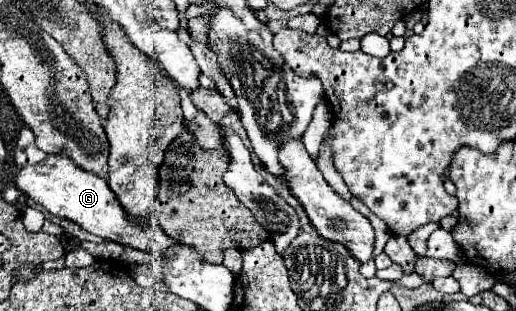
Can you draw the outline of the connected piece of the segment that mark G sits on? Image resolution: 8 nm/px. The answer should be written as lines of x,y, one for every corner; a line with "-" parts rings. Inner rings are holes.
48,154
46,160
34,166
20,168
16,174
16,186
24,194
28,194
40,208
46,208
52,216
76,222
82,230
96,234
104,240
112,240
122,246
146,252
164,252
166,248
170,248
170,244
174,244
174,240
170,240
158,224
146,224
146,228
130,224
130,220
126,220
126,212
122,212
118,198
110,192
104,178
78,168
66,156

